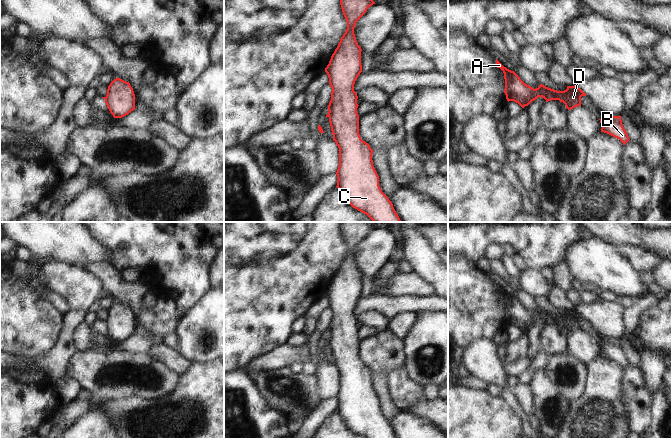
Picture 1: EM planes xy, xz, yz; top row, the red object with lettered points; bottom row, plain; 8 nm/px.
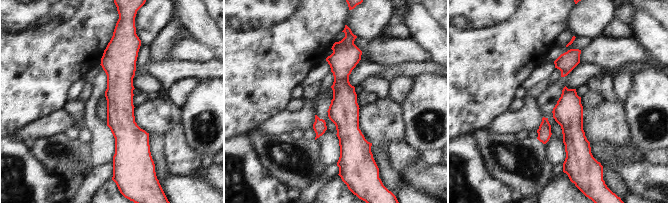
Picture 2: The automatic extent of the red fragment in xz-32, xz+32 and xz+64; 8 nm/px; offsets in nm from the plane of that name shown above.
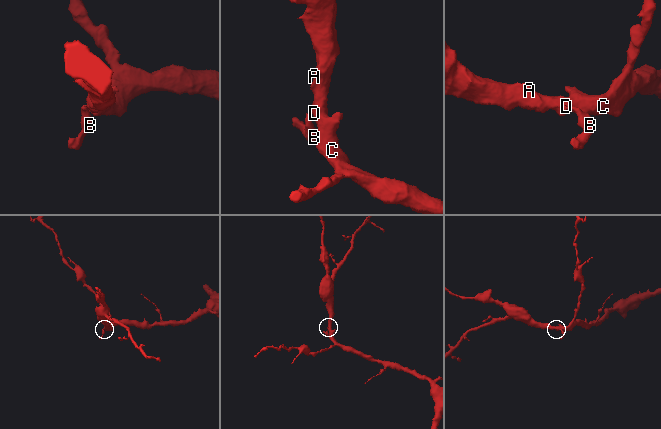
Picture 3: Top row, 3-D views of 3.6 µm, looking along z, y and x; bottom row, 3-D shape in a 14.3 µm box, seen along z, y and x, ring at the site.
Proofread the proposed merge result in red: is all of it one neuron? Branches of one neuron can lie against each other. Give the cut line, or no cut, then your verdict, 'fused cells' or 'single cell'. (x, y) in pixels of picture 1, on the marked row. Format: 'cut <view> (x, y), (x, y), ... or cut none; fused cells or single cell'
cut xz (328, 105), (330, 109), (329, 116); fused cells

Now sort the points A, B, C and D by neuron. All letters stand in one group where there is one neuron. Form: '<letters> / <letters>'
A C D / B

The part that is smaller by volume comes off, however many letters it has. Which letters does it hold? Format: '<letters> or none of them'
B

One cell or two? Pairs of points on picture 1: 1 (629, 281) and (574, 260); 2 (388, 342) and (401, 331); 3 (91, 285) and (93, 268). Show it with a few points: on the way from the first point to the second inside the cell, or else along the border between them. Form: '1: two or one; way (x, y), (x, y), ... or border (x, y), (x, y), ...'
1: one; way (615, 274), (588, 260)
2: two; border (388, 330), (401, 340)
3: two; border (74, 264), (91, 273), (100, 282), (103, 289)

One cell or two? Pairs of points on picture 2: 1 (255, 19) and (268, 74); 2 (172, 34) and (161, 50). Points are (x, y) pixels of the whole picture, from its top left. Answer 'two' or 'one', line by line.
1: one
2: one

